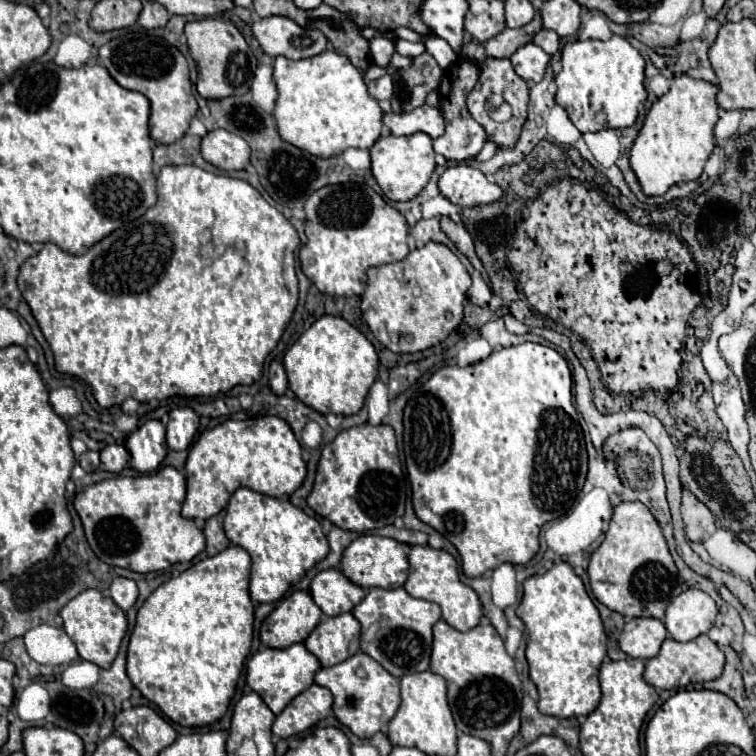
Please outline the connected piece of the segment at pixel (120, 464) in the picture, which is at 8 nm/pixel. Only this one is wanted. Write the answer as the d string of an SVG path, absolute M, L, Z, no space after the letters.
M111 444L101 450L101 468L113 474L119 474L129 460L129 452L121 444Z

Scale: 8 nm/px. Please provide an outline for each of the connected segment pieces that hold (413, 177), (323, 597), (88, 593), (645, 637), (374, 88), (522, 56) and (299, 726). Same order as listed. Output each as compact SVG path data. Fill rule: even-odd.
M411 134L411 136L387 136L379 138L371 148L371 170L379 182L383 194L389 200L413 200L429 182L435 170L435 152L429 134Z
M337 568L319 572L311 580L309 592L311 592L315 604L327 616L339 616L343 612L351 612L365 596L365 590L361 586L353 584Z
M85 590L83 594L67 602L67 606L63 606L61 616L63 616L63 628L75 642L79 656L87 662L97 664L99 668L111 666L111 662L115 660L119 652L121 640L127 632L125 612L109 596L101 594L99 590Z
M633 618L623 626L619 636L619 648L631 658L649 660L659 654L663 640L667 638L667 628L657 618Z
M385 74L385 76L377 78L377 80L371 80L369 94L375 100L389 100L393 96L393 76L391 74Z
M537 44L521 46L521 48L511 56L511 62L513 62L515 72L517 72L523 80L527 80L527 82L541 82L545 70L547 70L549 60L551 60L551 56L549 56L547 52L543 52Z
M313 684L299 696L295 696L287 708L275 718L273 722L273 734L279 738L289 738L299 732L309 730L315 726L319 720L323 720L333 706L333 694L319 686Z

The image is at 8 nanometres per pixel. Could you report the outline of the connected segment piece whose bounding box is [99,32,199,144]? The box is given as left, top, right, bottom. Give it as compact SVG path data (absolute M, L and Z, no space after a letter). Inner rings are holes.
M145 32L123 34L99 48L99 60L123 88L137 90L149 98L149 130L157 144L173 144L185 136L189 122L195 118L199 106L191 90L187 60L175 46Z

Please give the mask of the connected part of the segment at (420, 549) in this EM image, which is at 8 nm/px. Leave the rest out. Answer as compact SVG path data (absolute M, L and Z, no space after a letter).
M413 546L409 552L409 578L403 588L413 598L423 598L439 604L443 610L443 620L451 624L455 630L471 630L481 620L483 610L477 592L461 582L457 560L445 550L435 550L431 546Z

